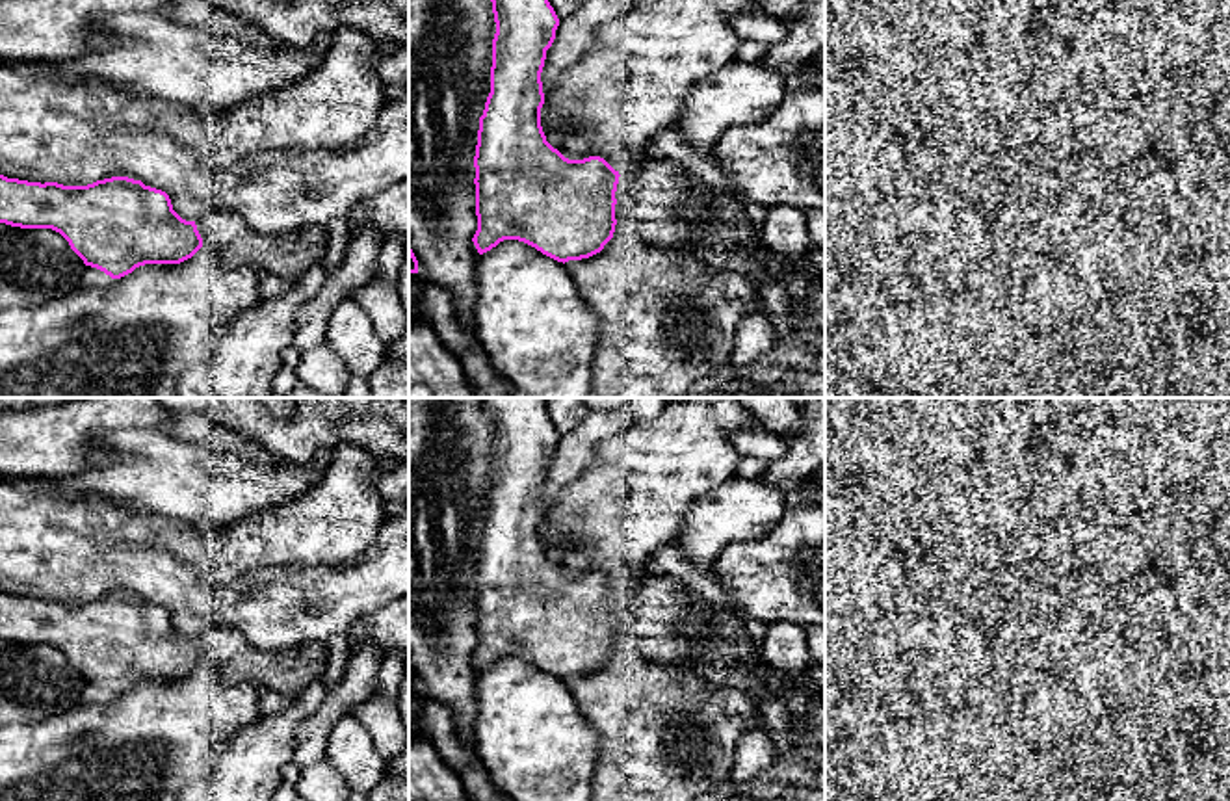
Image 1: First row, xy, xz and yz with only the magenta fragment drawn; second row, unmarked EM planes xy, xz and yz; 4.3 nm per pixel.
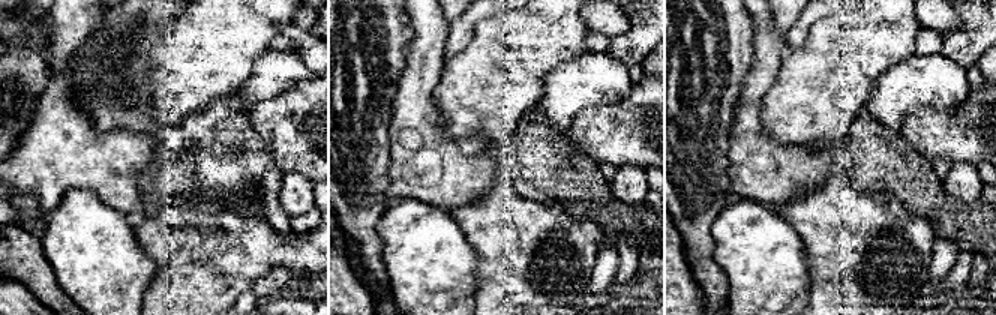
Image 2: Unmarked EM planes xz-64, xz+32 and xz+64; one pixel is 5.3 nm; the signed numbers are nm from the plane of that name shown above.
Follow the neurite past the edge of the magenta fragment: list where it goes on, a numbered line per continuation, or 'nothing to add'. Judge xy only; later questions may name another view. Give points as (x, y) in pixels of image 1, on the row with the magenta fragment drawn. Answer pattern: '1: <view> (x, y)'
1: xy (288, 255)

